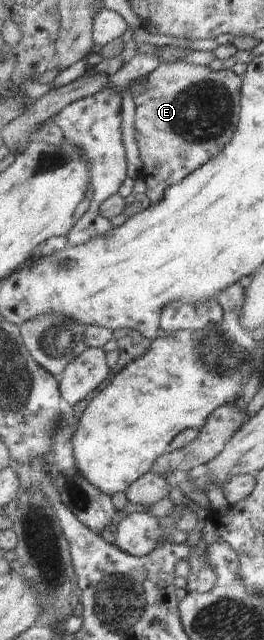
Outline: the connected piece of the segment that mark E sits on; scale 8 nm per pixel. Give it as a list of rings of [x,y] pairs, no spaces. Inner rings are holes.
[[[176,62],[162,64],[145,76],[145,80],[135,83],[135,139],[139,150],[142,169],[140,176],[146,185],[146,195],[155,204],[165,197],[165,191],[182,183],[199,167],[213,160],[235,137],[240,121],[240,108],[243,99],[243,77],[233,70],[213,71],[208,66]]]

